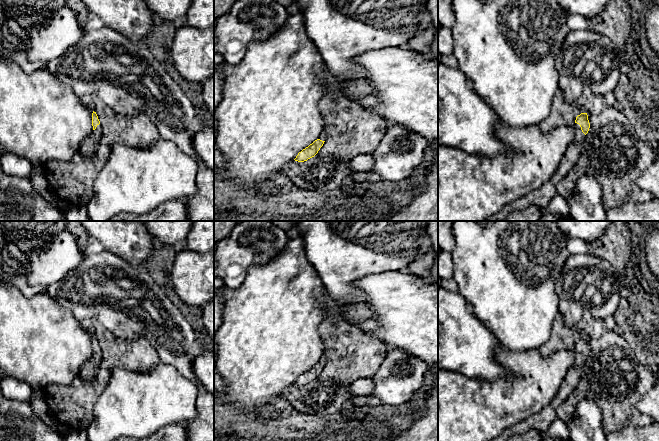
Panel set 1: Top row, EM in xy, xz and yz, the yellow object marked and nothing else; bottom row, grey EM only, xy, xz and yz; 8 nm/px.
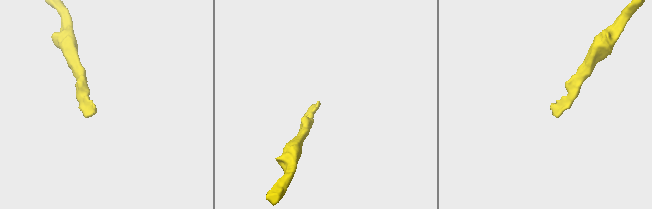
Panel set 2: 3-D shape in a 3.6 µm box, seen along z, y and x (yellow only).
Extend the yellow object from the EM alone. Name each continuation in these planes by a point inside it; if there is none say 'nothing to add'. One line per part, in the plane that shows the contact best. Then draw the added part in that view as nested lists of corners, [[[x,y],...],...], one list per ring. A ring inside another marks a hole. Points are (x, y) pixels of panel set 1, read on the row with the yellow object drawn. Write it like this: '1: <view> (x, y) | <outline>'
1: yz (541, 197) | [[[575,123],[575,136],[573,141],[568,145],[565,155],[563,156],[557,170],[551,178],[544,182],[539,188],[530,191],[521,198],[506,205],[497,214],[485,219],[484,221],[502,221],[511,212],[524,210],[530,206],[538,206],[540,209],[547,207],[553,197],[558,194],[556,189],[557,183],[563,179],[568,172],[574,168],[581,151],[585,134],[582,132],[579,124]]]

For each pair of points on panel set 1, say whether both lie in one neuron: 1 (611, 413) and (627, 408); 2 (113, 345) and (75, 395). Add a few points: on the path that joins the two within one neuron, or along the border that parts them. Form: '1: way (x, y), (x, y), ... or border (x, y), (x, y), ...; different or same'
1: way (615, 413), (623, 408); same
2: way (110, 360), (103, 377), (90, 390); same

